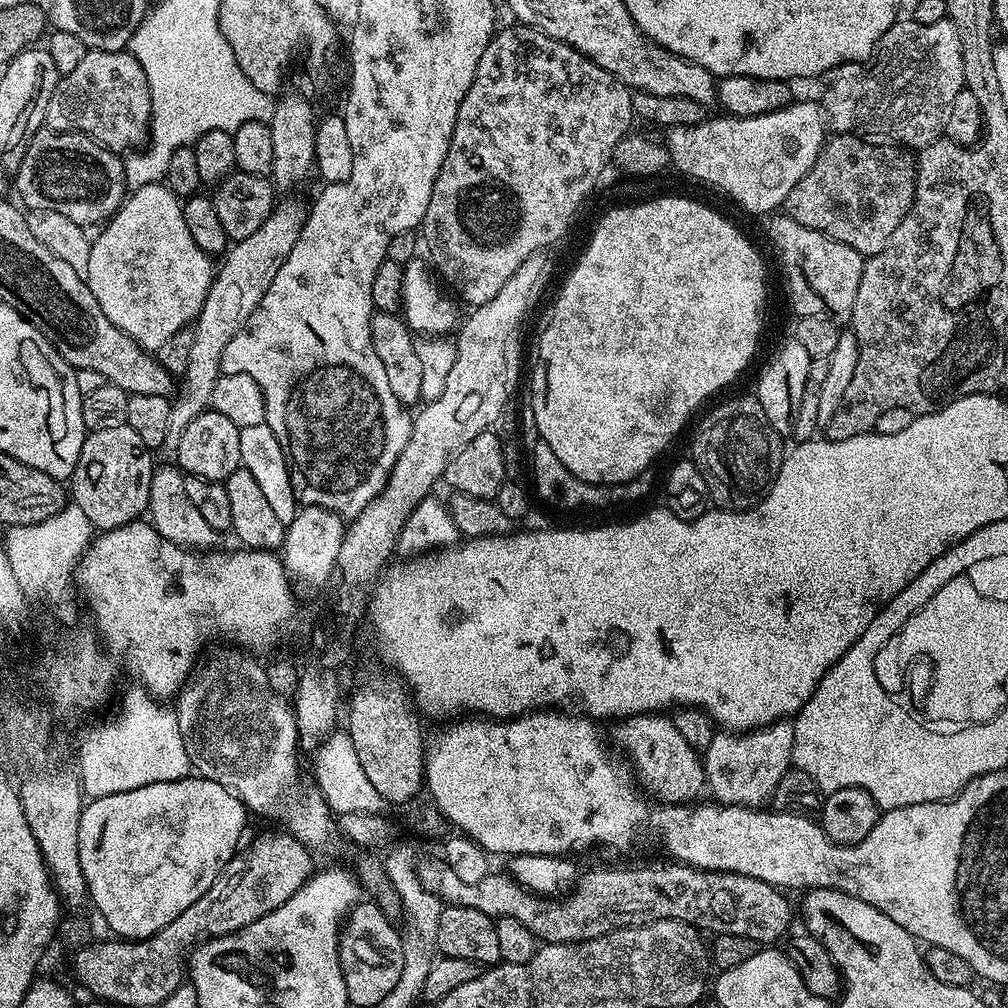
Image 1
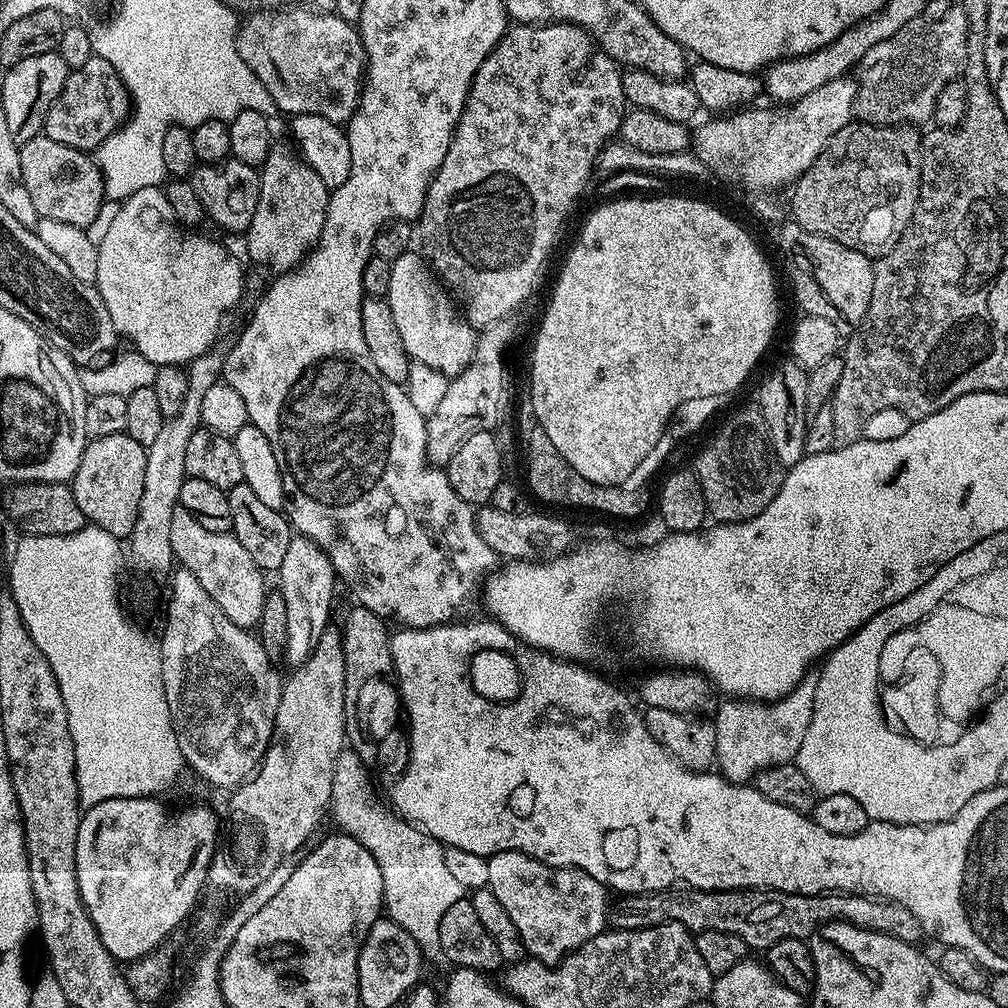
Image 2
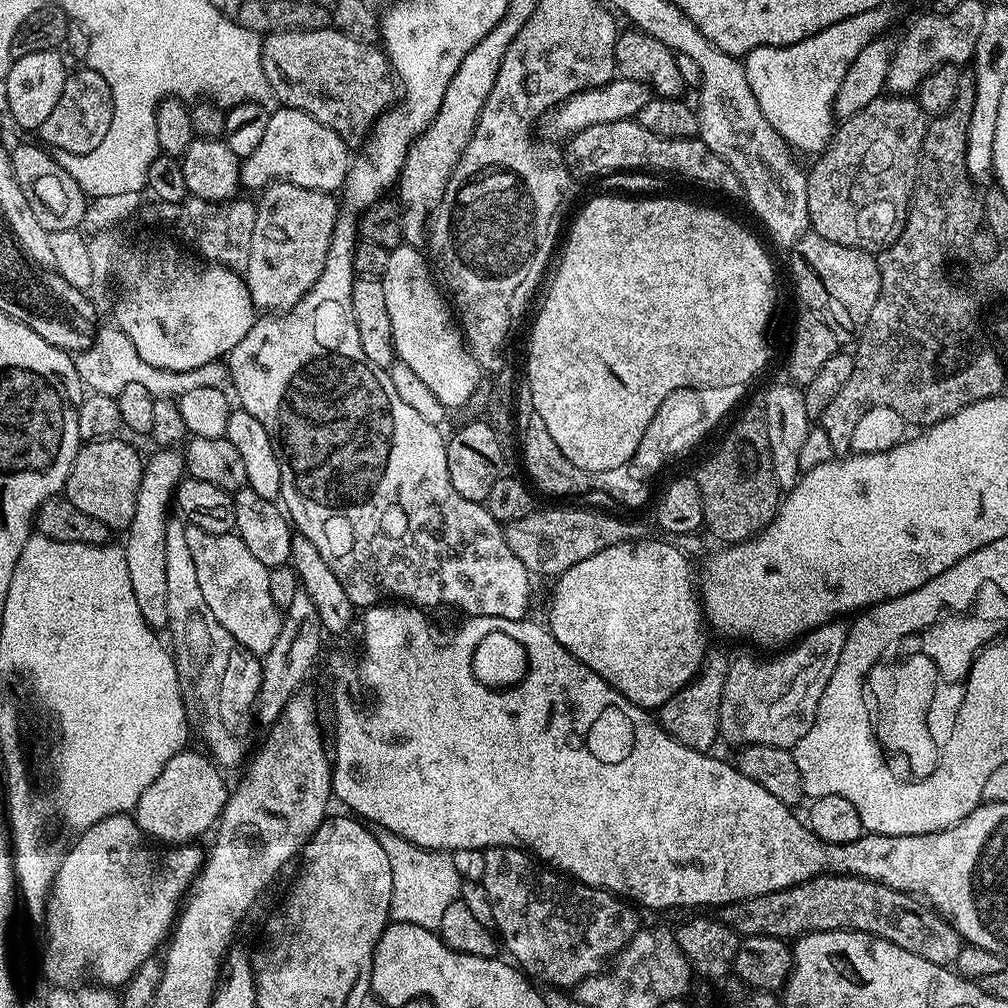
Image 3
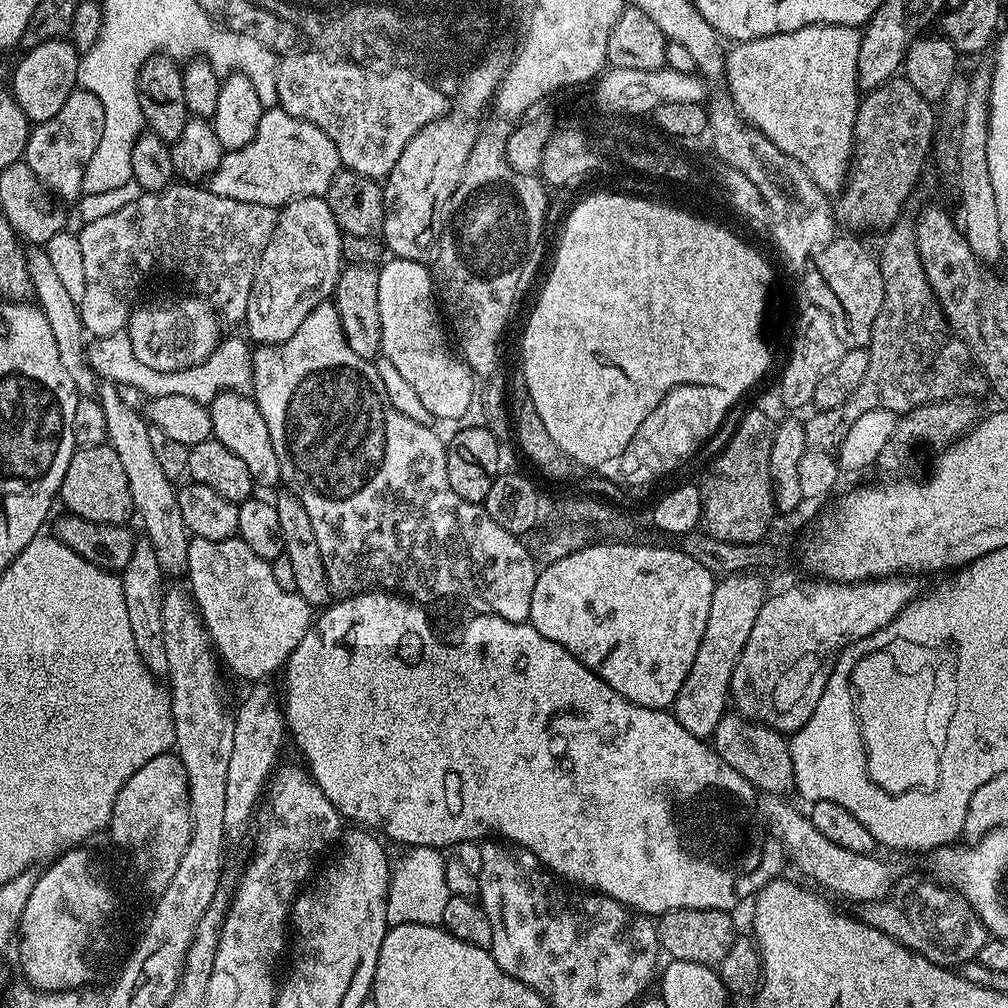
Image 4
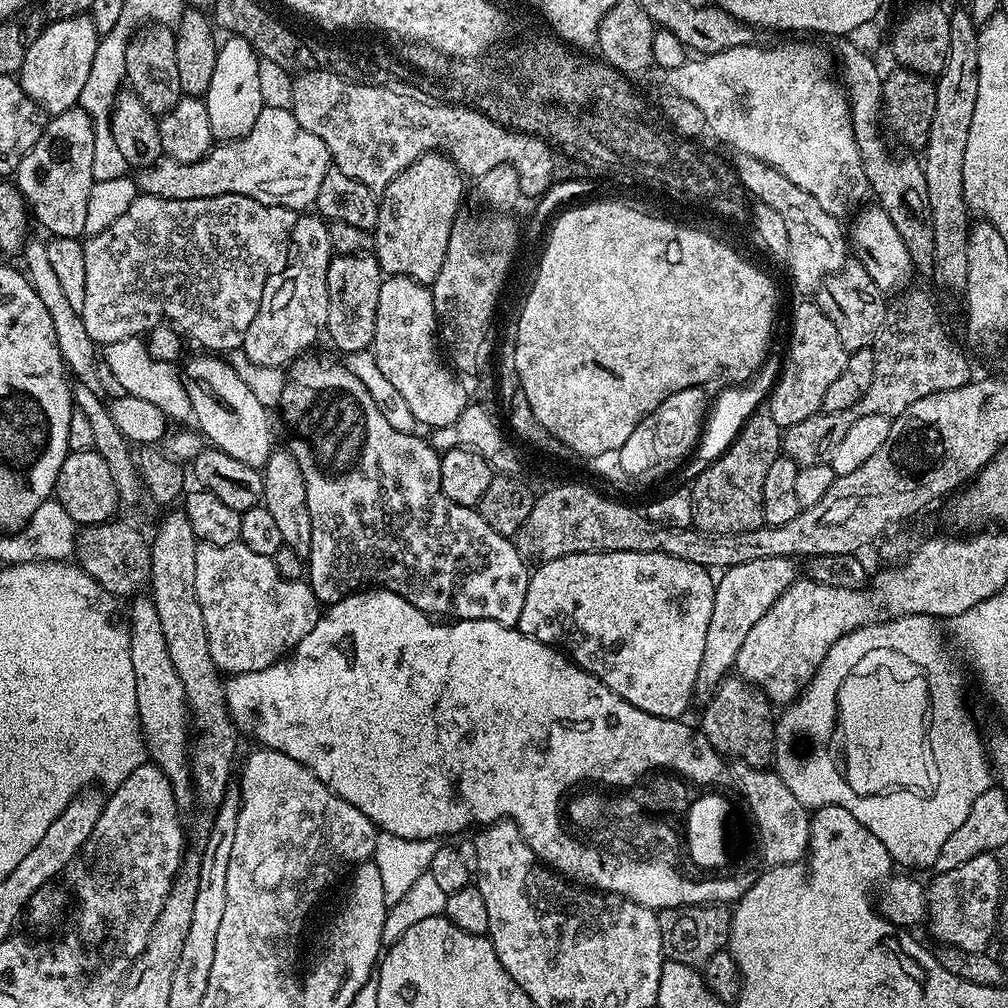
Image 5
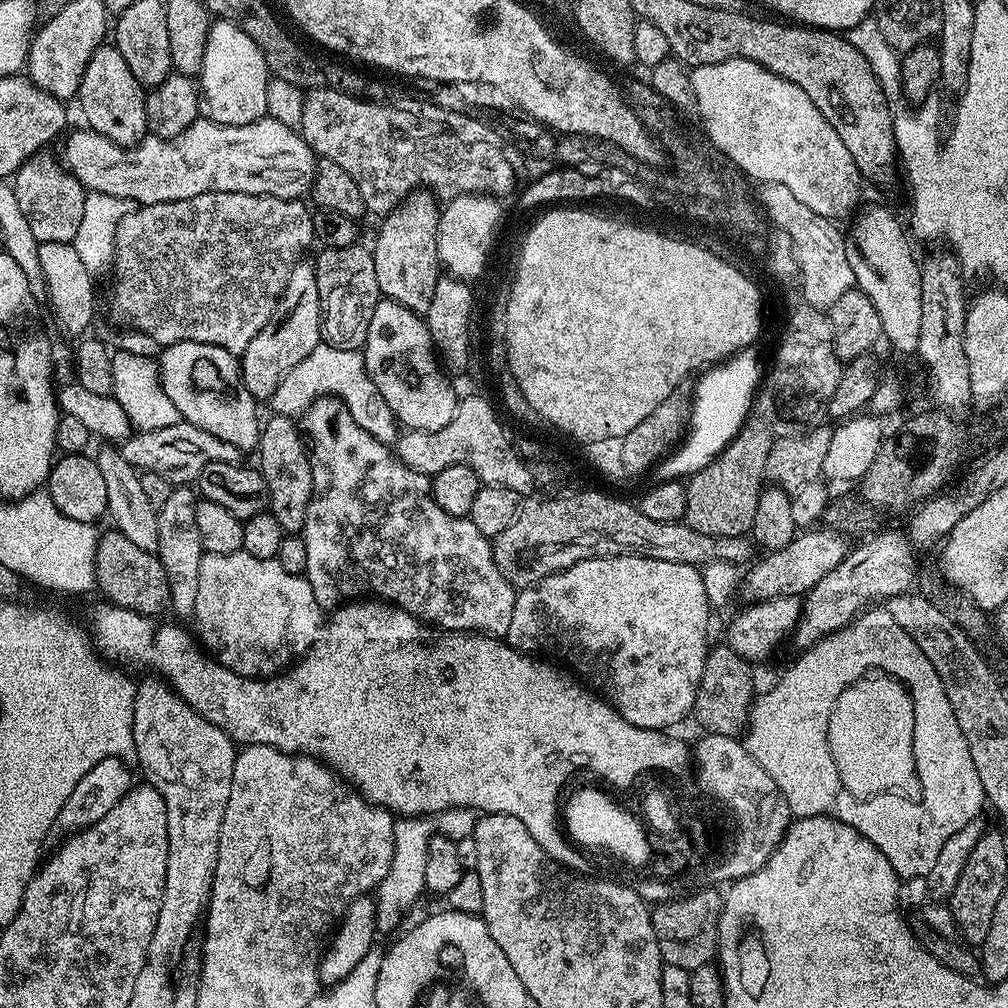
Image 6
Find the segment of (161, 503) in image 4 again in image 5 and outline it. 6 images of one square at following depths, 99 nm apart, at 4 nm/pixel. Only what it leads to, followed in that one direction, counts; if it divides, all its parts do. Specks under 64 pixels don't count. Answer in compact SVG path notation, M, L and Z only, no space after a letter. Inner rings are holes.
M29 239L25 243L22 259L24 259L24 264L22 263L24 275L32 283L32 288L38 294L38 298L42 298L42 306L50 310L50 322L54 322L54 338L58 342L58 350L64 359L65 369L69 373L76 372L75 379L81 384L90 386L90 390L94 390L96 396L107 397L109 390L103 385L106 376L102 371L98 346L90 338L90 334L86 334L86 322L82 322L80 312L74 310L74 306L70 306L69 300L66 299L66 294L62 291L62 286L50 263L50 257L46 255L45 241Z

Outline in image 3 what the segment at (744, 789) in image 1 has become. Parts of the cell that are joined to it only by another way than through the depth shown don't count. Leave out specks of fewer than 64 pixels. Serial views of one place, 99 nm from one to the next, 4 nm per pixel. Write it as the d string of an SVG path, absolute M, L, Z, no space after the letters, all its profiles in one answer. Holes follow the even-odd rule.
M833 622L818 626L814 631L800 637L791 646L775 654L740 656L729 663L728 677L722 686L722 702L718 710L720 736L723 743L725 740L728 744L736 744L735 746L761 744L792 750L802 738L806 738L806 730L814 726L822 690L826 690L826 682L830 682L830 674L834 674L834 666L838 666L842 646L848 637L848 628L840 624L843 623Z

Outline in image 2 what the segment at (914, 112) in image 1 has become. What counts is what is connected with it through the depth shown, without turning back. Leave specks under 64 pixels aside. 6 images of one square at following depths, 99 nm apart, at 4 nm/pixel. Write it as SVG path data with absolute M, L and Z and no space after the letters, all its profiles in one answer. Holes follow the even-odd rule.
M958 6L952 7L946 18L906 22L898 34L886 38L886 42L878 42L860 59L855 115L865 124L929 123L942 86L964 71L967 41L968 19Z

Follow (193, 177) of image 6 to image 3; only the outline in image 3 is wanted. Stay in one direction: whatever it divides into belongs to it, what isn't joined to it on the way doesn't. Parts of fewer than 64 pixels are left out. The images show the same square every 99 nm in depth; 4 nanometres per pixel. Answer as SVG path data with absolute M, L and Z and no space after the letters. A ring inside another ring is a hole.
M280 106L268 117L258 150L243 157L240 182L245 189L263 190L276 181L336 194L343 189L344 180L348 177L348 152L349 145L334 130L330 130L330 126L318 122L302 110Z

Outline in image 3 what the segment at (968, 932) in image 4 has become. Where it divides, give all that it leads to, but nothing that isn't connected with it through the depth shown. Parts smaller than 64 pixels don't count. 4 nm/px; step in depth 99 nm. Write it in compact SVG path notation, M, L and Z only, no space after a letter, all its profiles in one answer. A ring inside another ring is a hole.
M825 874L813 876L802 884L795 884L785 892L771 892L765 896L755 896L749 900L740 900L737 904L725 904L719 909L719 919L731 926L741 937L746 936L778 936L781 938L799 938L809 932L869 932L872 936L882 938L894 946L902 946L902 950L910 950L910 954L918 954L918 958L926 958L935 964L955 965L962 947L960 935L954 926L944 919L935 908L911 892L899 892L885 884L873 880L864 880L861 876L838 876Z

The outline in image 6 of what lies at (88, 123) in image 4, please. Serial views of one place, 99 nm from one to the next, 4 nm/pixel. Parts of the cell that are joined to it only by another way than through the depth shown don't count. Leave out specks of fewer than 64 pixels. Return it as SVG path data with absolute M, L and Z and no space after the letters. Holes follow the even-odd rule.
M44 154L27 160L16 172L11 181L14 194L18 194L18 206L26 214L26 223L38 238L40 244L46 242L72 243L74 234L78 234L78 225L82 222L82 210L86 206L88 192L63 166L51 164Z

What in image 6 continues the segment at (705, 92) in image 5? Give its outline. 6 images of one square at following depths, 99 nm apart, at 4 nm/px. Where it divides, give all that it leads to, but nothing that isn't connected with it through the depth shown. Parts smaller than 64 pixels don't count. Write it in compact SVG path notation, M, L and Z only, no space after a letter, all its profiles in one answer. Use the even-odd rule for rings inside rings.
M730 58L726 62L703 64L692 68L691 73L696 112L709 142L727 149L742 165L743 171L758 181L787 186L797 196L798 202L810 206L814 214L822 214L822 218L827 220L847 221L857 211L861 203L860 184L862 185L858 166L854 158L850 158L850 150L846 150L842 138L838 138L838 130L834 130L834 126L830 126L830 122L822 118L818 106L810 102L810 94L806 94L806 90L746 58Z

